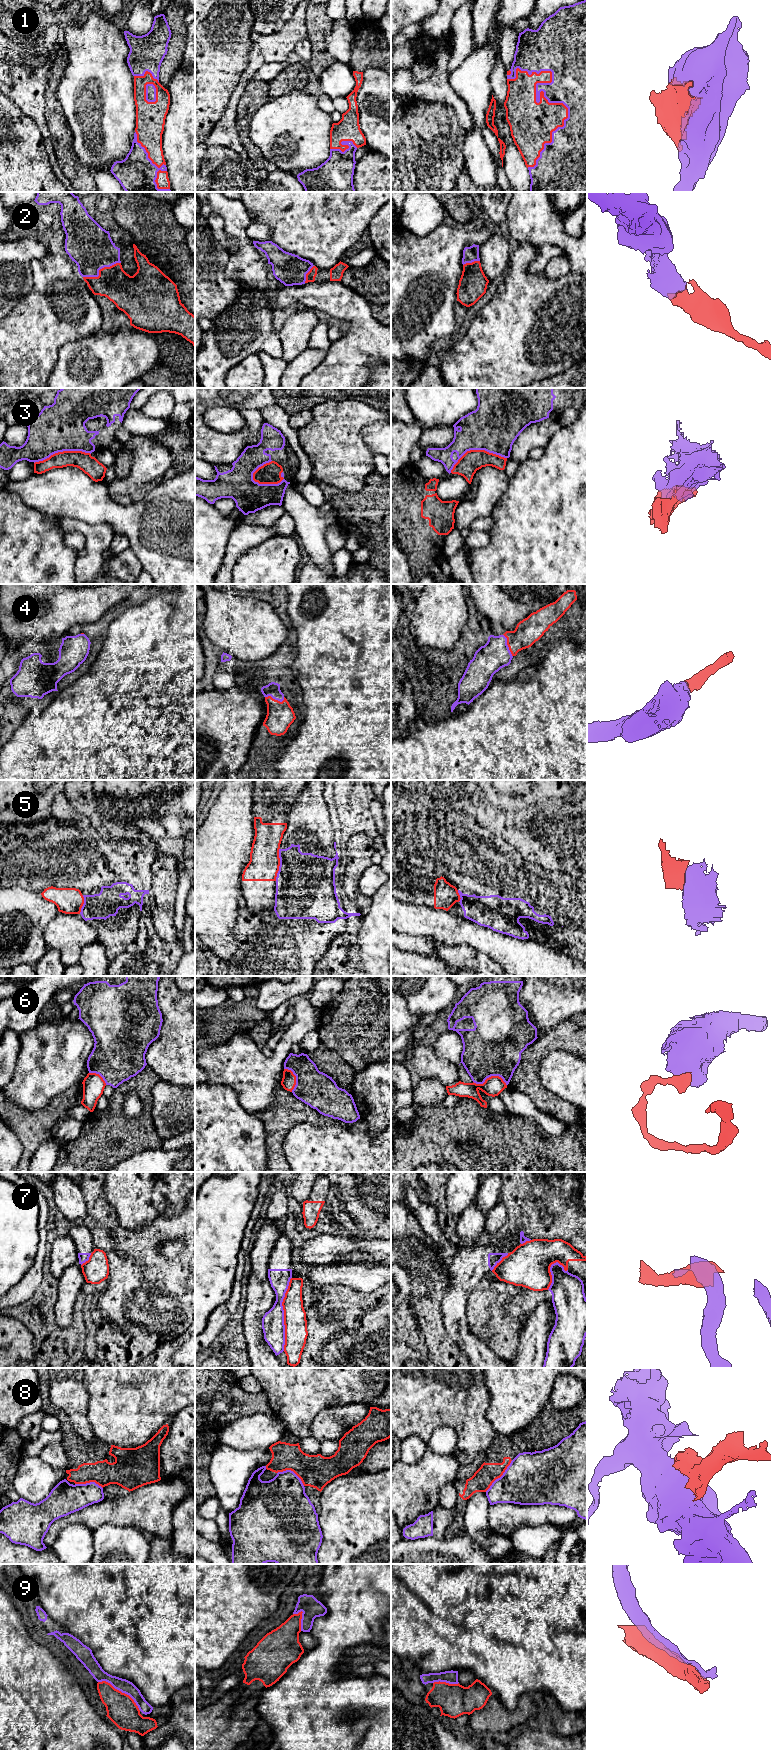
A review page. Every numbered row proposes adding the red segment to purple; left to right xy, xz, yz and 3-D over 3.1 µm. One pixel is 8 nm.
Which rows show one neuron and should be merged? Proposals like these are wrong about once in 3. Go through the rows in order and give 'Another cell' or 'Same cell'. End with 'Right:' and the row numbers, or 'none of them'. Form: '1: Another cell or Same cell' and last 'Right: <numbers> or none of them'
1: Same cell
2: Same cell
3: Another cell
4: Same cell
5: Another cell
6: Another cell
7: Another cell
8: Another cell
9: Another cell
Right: 1, 2, 4

